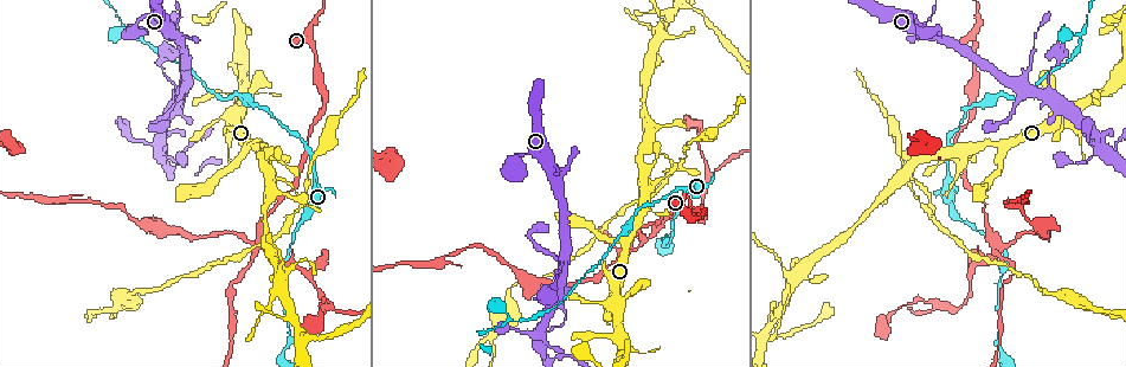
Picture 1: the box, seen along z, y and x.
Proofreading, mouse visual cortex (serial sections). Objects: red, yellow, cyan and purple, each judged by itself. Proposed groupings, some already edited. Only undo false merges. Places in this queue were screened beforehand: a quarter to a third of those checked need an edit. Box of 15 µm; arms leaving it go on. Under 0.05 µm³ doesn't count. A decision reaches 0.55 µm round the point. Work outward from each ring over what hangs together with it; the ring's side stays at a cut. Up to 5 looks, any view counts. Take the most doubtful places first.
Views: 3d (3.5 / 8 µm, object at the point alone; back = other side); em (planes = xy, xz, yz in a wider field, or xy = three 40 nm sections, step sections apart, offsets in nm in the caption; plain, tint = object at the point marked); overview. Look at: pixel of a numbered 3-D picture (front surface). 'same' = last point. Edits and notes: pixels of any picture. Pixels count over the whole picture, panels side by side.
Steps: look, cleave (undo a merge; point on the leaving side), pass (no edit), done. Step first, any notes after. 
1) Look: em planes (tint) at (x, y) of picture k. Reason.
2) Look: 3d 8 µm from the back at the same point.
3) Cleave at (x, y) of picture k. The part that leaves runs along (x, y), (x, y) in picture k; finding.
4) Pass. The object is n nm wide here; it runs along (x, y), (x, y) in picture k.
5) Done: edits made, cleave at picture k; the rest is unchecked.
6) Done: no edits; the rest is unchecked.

Look: 3d 8 µm at (1081, 37) of picture 1. Calibre changes.

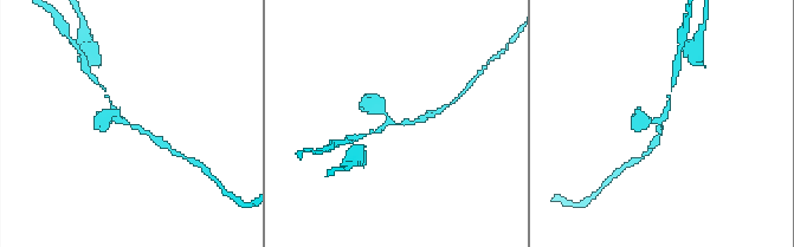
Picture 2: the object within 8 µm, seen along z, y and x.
Look: 3d 3.5 µm at (661, 124) of picture 2. Zoom in.

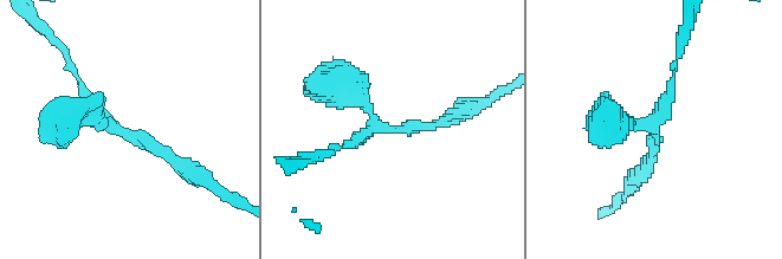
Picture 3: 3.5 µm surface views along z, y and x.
Pass. It runs along (178, 166), (141, 136), (62, 122) in picture 3; continuous, no second cell.

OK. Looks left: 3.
Look: 3d 8 µm at (261, 249) of picture 1. Arms part here.

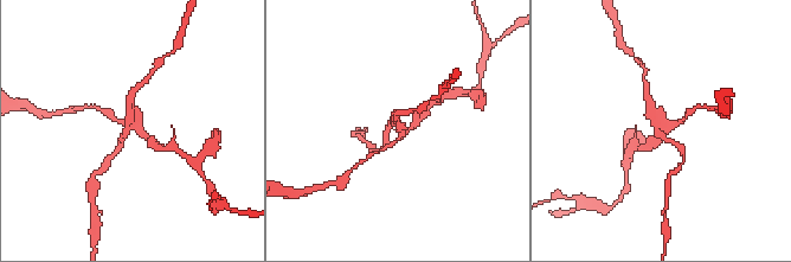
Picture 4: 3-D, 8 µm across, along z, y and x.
Look: 3d 3.5 µm at (667, 126) of picture 4. Zoom in.

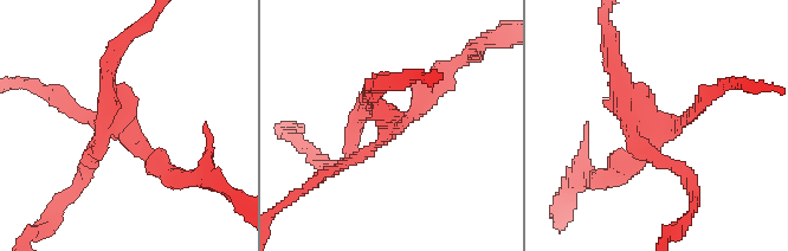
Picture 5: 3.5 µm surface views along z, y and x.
Look: em xy step 1 (tint) at (120, 127) of picture 5. 3 arms meet here; the arms are 150, 200, 250 nm wide.

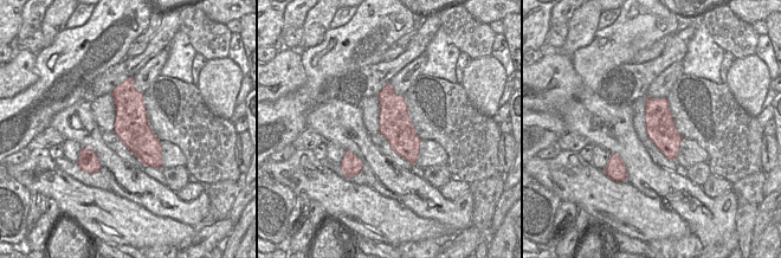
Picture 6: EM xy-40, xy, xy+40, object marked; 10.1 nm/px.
Cleave at (413, 109) of picture 5. The object is 340 nm wide here; the part that leaves runs along (380, 107), (387, 134), (325, 174) in picture 5; two cells meet here.

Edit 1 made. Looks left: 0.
Done: edits made, cleave at picture 5; the rest is unchecked.

